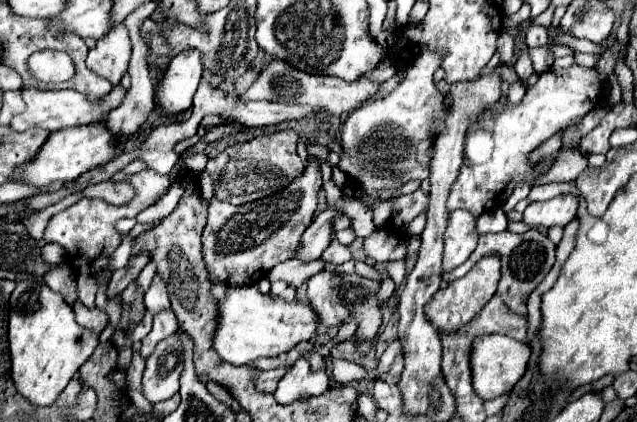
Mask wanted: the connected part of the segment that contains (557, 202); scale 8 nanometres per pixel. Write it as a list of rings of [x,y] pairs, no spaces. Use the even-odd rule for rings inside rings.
[[[570,194],[556,196],[546,202],[532,202],[524,210],[522,222],[528,226],[546,226],[546,228],[566,226],[576,218],[576,210],[578,210],[576,196]]]

